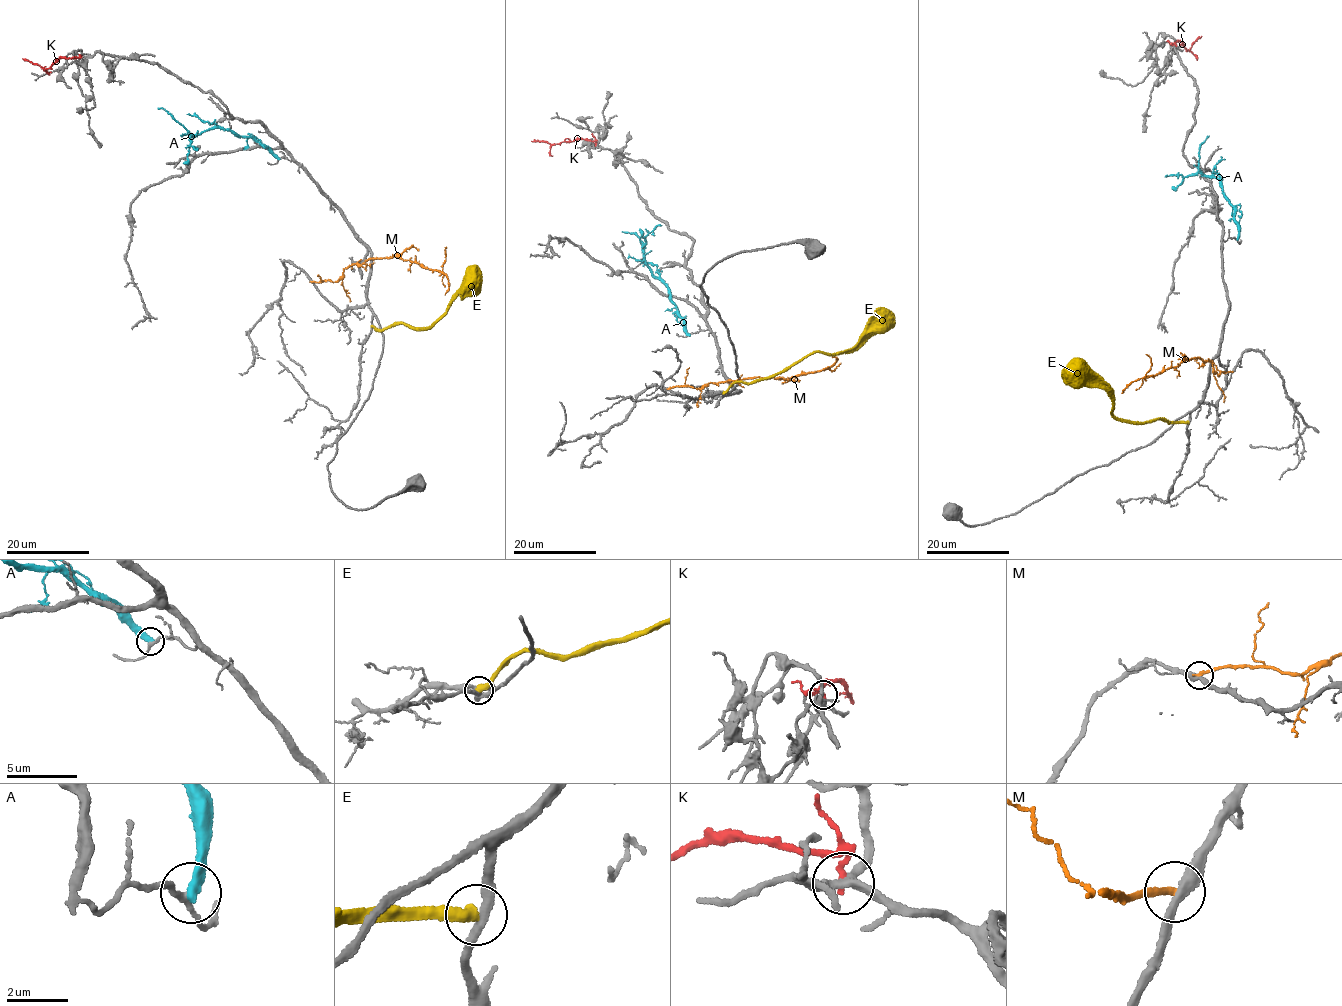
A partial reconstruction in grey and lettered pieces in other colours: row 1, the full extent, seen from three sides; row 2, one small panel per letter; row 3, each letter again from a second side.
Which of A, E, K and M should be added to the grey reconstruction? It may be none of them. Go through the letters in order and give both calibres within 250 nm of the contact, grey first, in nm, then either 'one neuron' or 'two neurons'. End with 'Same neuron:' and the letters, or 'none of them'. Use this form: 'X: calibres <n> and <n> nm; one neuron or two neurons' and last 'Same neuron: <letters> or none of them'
A: calibres 170 and 440 nm; two neurons
E: calibres 280 and 420 nm; two neurons
K: calibres 280 and 170 nm; two neurons
M: calibres 340 and 240 nm; two neurons
Same neuron: none of them

